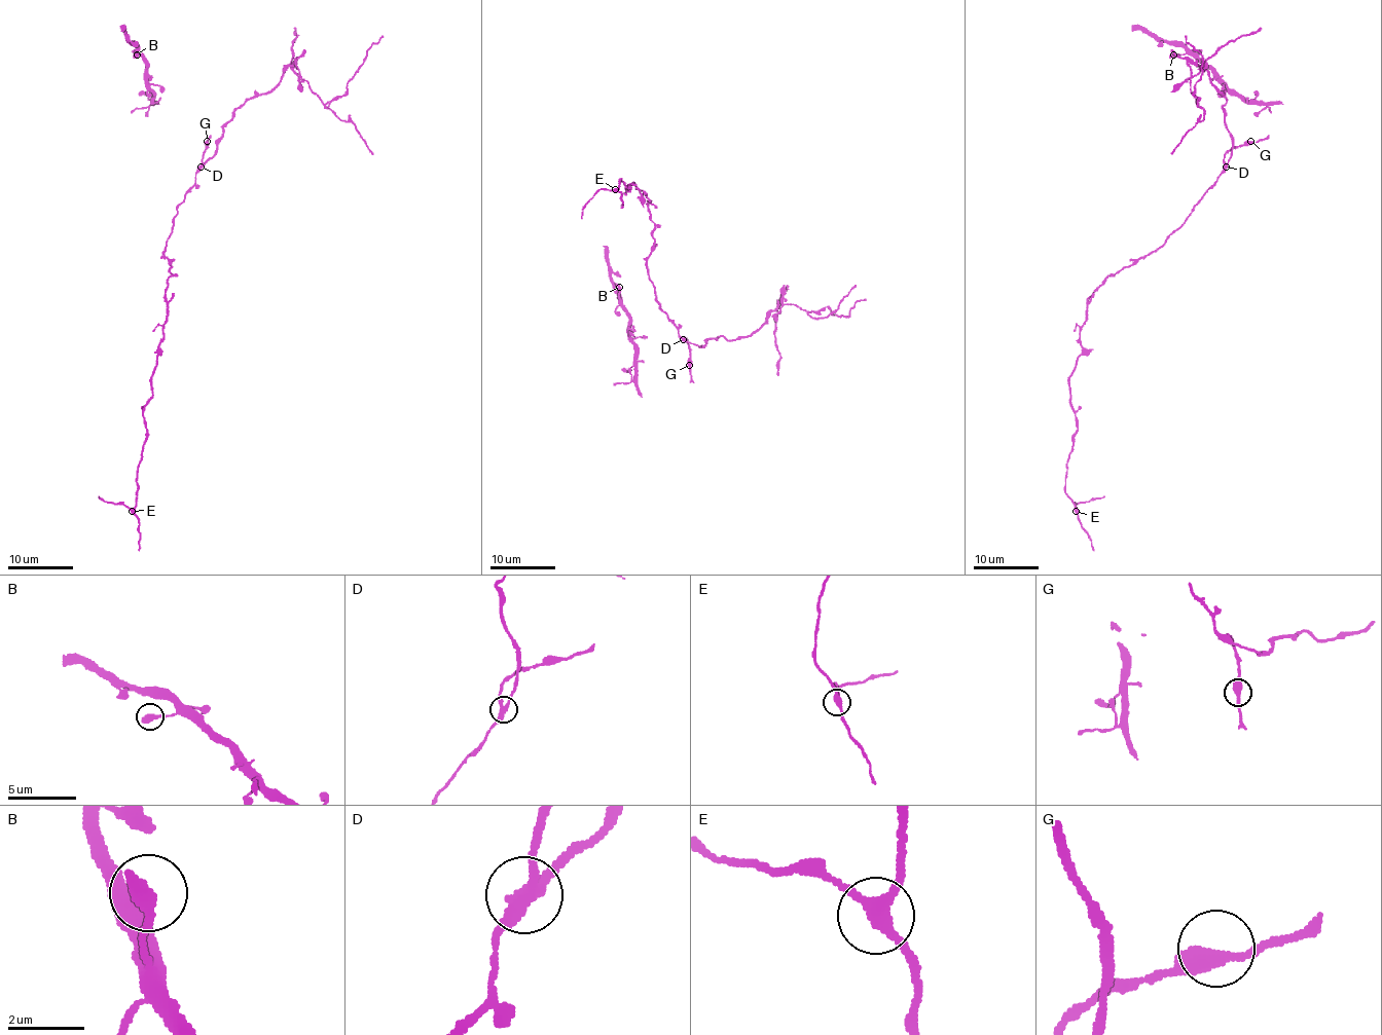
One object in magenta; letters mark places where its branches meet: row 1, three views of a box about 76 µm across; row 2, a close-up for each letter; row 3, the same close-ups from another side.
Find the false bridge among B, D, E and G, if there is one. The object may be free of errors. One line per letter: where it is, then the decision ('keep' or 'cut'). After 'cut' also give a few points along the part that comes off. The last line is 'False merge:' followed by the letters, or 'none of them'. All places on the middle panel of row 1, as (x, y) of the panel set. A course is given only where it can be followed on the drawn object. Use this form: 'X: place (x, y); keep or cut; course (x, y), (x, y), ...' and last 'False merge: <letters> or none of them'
B: place (619, 287); keep
D: place (683, 339); cut; course (683, 339), (699, 345), (750, 336), (784, 304), (826, 306), (848, 317), (865, 298)
E: place (615, 189); keep
G: place (689, 365); keep
False merge: D

